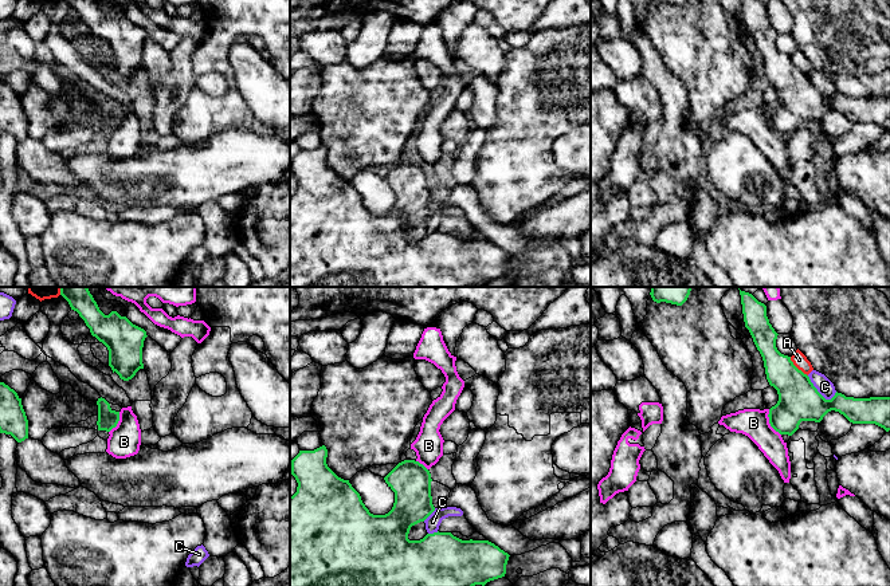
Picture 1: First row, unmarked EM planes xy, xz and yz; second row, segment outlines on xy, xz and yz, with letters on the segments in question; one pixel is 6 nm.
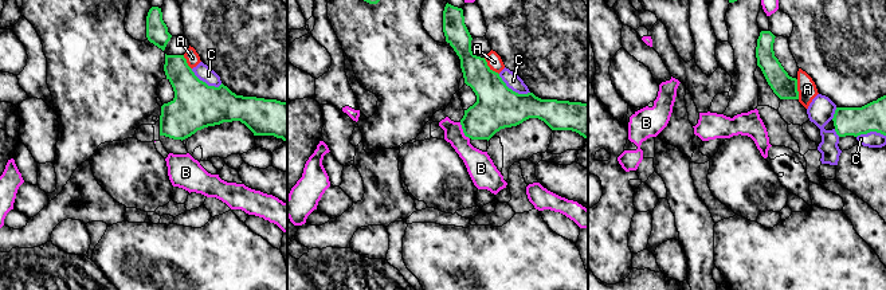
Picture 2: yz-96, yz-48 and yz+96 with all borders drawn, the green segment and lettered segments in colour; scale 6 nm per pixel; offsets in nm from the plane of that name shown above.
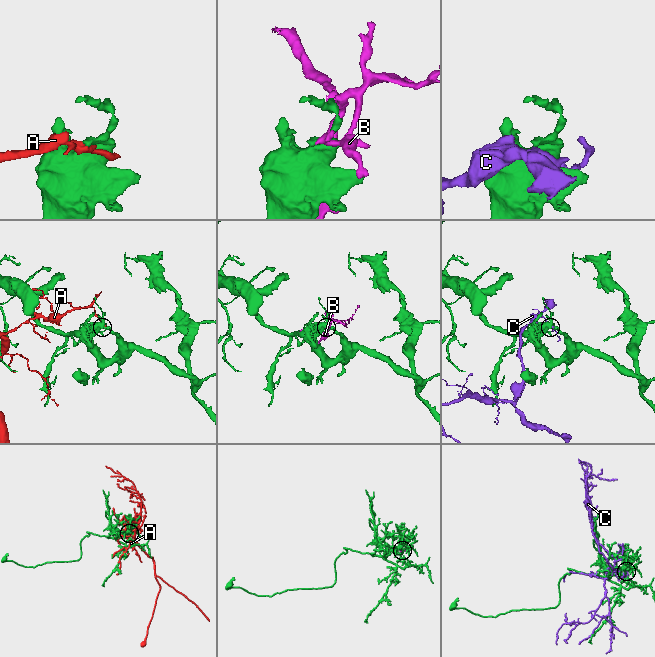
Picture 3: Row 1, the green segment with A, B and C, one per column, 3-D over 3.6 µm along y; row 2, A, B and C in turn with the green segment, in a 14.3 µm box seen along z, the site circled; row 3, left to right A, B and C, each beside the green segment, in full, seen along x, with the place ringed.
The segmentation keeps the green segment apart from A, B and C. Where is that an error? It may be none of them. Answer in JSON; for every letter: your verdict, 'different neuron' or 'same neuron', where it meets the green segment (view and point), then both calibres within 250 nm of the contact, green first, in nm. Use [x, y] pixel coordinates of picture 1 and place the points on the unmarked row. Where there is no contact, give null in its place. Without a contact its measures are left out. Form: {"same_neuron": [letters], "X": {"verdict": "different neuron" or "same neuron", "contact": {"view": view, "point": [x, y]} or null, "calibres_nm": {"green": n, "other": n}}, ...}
{"same_neuron": [], "A": {"verdict": "different neuron", "contact": {"view": "yz", "point": [796, 67]}, "calibres_nm": {"green": 240, "other": 90}}, "B": {"verdict": "different neuron", "contact": {"view": "yz", "point": [769, 122]}, "calibres_nm": {"green": 240, "other": 180}}, "C": {"verdict": "different neuron", "contact": {"view": "yz", "point": [818, 91]}, "calibres_nm": {"green": 240, "other": 100}}}

